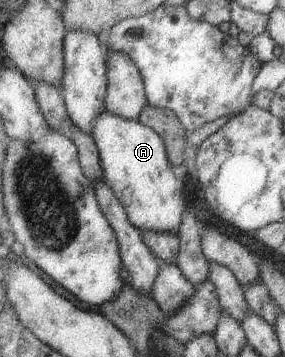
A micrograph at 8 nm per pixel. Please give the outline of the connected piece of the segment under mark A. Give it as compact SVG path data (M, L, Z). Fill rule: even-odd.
M99 112L93 118L93 128L90 134L97 146L98 162L103 170L104 182L108 184L119 204L123 206L127 220L141 232L169 232L178 234L181 214L186 210L183 194L183 183L171 172L171 164L167 160L167 154L163 139L151 128L143 126L139 121L127 120L115 116L110 112Z

